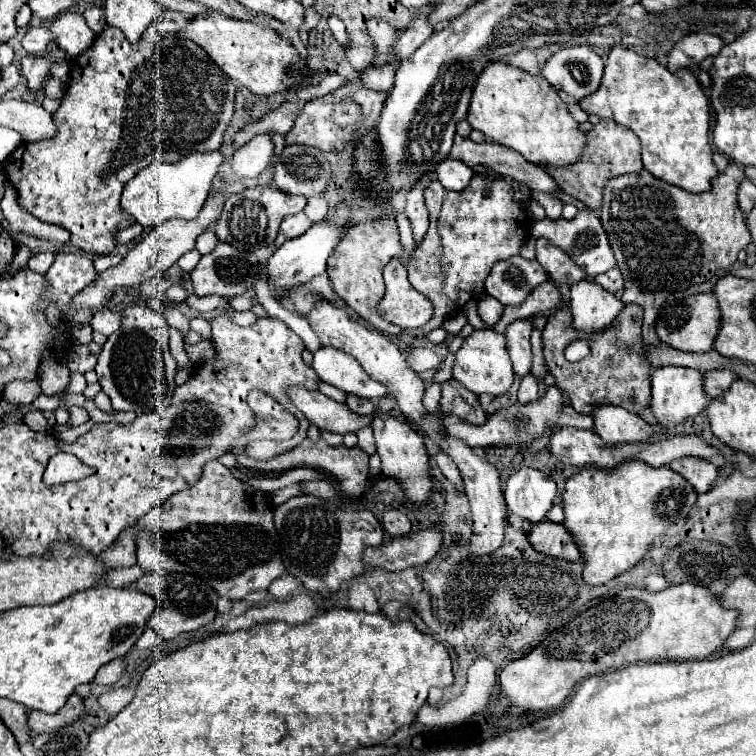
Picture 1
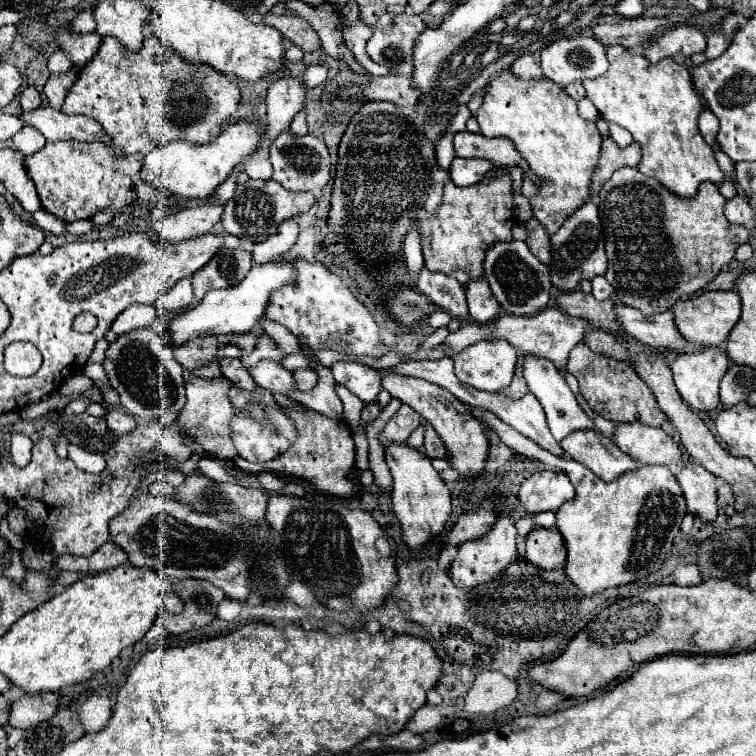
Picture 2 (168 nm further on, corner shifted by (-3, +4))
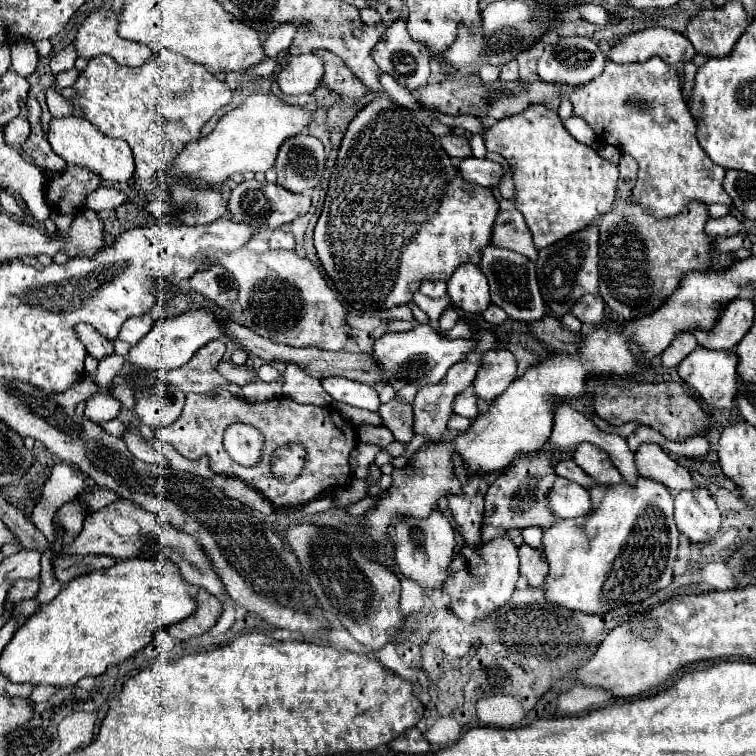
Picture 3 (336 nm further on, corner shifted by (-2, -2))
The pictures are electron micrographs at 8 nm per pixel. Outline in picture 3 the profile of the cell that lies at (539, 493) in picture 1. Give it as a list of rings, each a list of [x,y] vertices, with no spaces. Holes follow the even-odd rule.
[[[558,476],[554,488],[546,496],[546,504],[558,518],[578,518],[590,510],[590,496],[580,484]]]

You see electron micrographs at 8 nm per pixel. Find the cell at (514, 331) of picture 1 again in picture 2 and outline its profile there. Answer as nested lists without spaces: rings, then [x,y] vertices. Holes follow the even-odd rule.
[[[527,356],[523,376],[525,376],[525,380],[527,380],[529,392],[533,392],[533,394],[537,396],[537,400],[541,402],[541,406],[543,406],[543,410],[545,410],[545,416],[547,416],[549,430],[551,430],[551,434],[553,434],[553,438],[555,438],[557,442],[561,442],[565,436],[569,436],[571,432],[577,432],[577,430],[595,430],[593,420],[581,410],[581,406],[577,404],[575,394],[569,390],[567,382],[565,382],[565,378],[559,374],[559,370],[557,370],[549,360],[529,358],[529,356]]]

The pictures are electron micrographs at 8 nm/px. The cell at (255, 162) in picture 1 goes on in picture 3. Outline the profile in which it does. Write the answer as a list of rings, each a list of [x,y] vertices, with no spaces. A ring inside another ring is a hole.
[[[286,54],[286,58],[286,66],[276,76],[280,92],[284,96],[300,96],[306,92],[314,92],[324,74],[322,60],[314,54]]]

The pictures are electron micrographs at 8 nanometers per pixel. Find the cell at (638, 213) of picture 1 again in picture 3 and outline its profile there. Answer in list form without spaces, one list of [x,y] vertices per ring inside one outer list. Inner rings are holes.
[[[622,154],[620,164],[620,186],[616,190],[616,200],[612,208],[600,216],[600,296],[604,298],[606,306],[624,320],[634,320],[656,312],[666,300],[680,288],[682,278],[688,272],[708,272],[712,268],[712,254],[714,254],[714,240],[708,238],[704,232],[704,224],[708,222],[708,206],[704,202],[690,202],[680,216],[670,218],[656,218],[642,210],[632,200],[632,188],[636,182],[636,160],[628,154]]]

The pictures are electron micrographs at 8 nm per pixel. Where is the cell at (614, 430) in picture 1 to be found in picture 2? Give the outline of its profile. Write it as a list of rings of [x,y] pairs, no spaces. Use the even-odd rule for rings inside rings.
[[[639,422],[617,424],[613,438],[625,454],[641,464],[669,464],[681,460],[679,446],[661,428]]]

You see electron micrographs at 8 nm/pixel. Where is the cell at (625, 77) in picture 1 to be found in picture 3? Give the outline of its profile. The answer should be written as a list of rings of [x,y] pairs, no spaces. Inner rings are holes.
[[[654,56],[642,64],[616,64],[608,60],[604,72],[596,80],[574,88],[574,92],[568,98],[574,104],[574,114],[582,116],[602,142],[608,142],[636,158],[640,168],[636,186],[632,188],[632,198],[650,214],[662,218],[676,216],[686,208],[690,200],[700,200],[706,204],[732,204],[722,186],[726,170],[714,164],[698,144],[696,122],[682,96],[680,76],[672,66],[666,66],[660,58]]]

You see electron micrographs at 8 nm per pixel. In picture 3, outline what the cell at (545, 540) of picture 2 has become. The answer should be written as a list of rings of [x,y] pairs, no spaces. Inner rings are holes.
[[[522,544],[518,554],[520,554],[520,574],[528,578],[530,586],[542,586],[544,576],[548,574],[548,560],[544,560],[540,548]]]

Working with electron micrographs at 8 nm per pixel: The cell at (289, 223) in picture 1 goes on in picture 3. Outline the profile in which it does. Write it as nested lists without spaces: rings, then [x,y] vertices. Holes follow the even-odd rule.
[[[276,228],[268,240],[270,248],[272,250],[278,250],[278,248],[284,248],[284,250],[294,250],[294,236],[288,232],[288,230],[282,230],[282,228]]]

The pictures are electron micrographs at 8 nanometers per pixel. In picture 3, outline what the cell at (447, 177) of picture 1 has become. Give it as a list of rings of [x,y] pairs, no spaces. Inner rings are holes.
[[[466,158],[458,166],[460,176],[472,184],[480,184],[484,188],[498,186],[502,178],[502,166],[492,160],[480,160],[480,158]]]

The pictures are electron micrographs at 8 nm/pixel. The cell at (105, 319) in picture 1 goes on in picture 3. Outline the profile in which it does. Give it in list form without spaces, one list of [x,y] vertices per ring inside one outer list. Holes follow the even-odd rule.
[[[144,314],[144,316],[136,316],[136,318],[130,318],[122,324],[122,330],[118,334],[120,340],[128,342],[130,346],[138,344],[154,326],[154,320],[150,318],[150,314]]]

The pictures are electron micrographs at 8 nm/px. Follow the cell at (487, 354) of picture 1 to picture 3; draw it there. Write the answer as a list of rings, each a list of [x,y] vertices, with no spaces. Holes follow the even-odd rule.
[[[490,350],[482,356],[480,368],[472,382],[474,392],[482,400],[496,400],[516,378],[516,358],[510,350]]]

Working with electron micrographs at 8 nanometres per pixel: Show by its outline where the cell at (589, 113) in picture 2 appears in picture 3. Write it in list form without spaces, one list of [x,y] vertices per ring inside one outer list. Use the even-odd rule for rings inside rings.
[[[570,116],[568,120],[564,120],[564,126],[578,142],[588,144],[588,146],[592,146],[596,142],[596,134],[592,134],[592,130],[588,128],[586,120],[580,120],[578,116]]]

